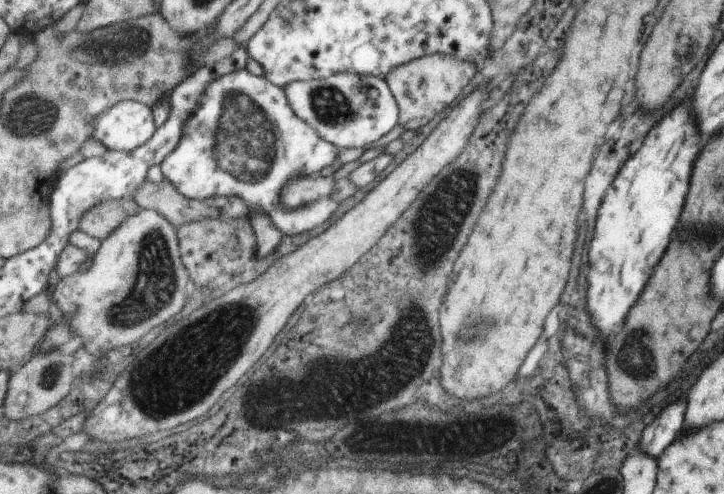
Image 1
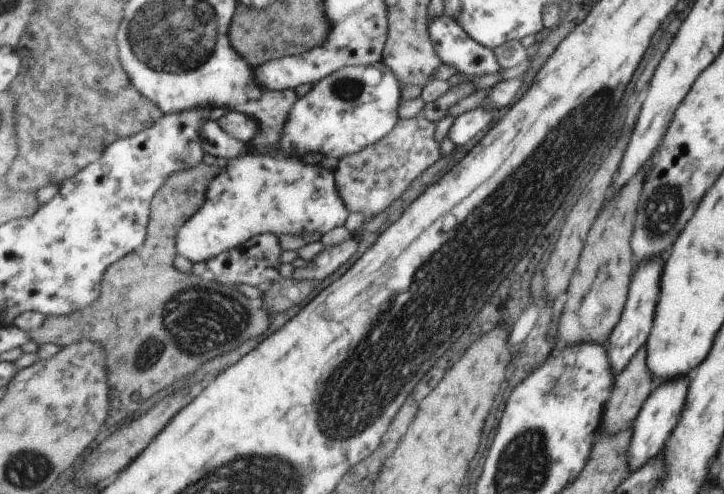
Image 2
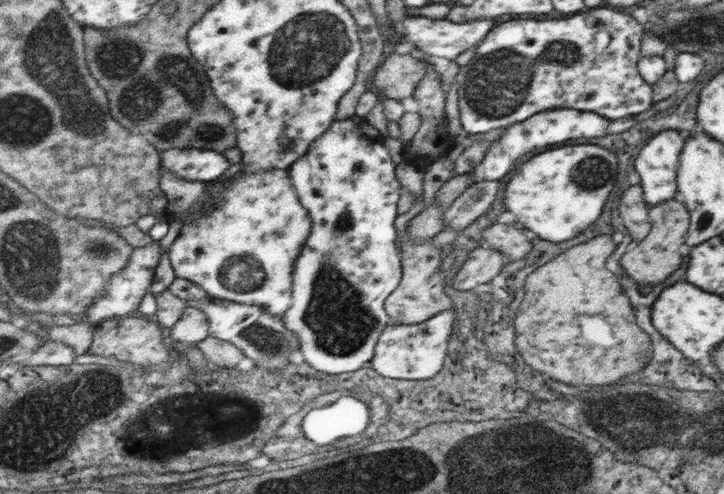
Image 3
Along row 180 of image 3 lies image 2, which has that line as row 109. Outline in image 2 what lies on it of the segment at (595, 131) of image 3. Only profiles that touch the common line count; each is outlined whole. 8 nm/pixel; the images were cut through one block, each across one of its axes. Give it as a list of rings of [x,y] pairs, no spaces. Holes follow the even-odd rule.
[[[478,107],[471,111],[465,112],[453,120],[452,126],[446,133],[446,136],[455,144],[455,146],[464,146],[472,140],[473,136],[486,132],[488,124],[492,120],[492,114],[495,109],[486,111]]]

